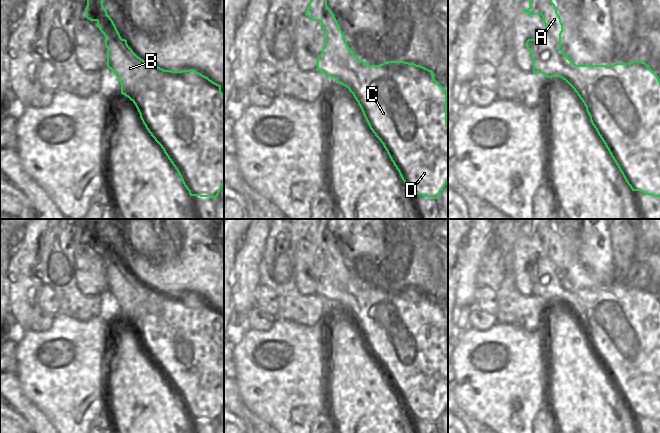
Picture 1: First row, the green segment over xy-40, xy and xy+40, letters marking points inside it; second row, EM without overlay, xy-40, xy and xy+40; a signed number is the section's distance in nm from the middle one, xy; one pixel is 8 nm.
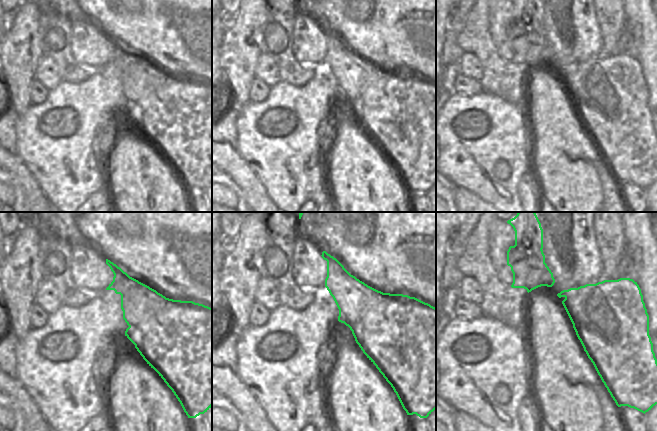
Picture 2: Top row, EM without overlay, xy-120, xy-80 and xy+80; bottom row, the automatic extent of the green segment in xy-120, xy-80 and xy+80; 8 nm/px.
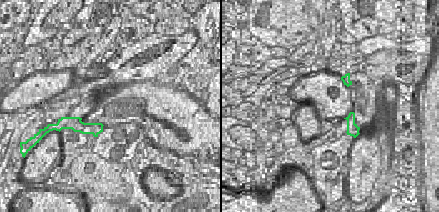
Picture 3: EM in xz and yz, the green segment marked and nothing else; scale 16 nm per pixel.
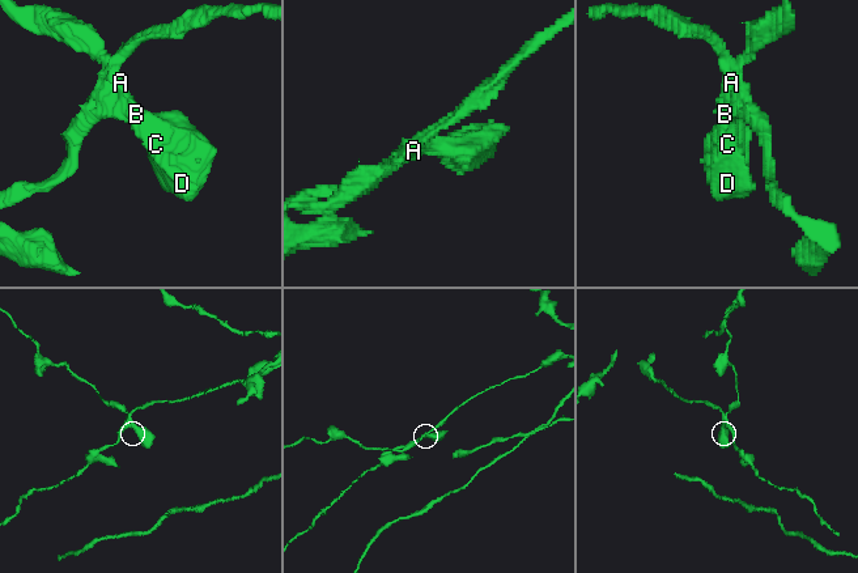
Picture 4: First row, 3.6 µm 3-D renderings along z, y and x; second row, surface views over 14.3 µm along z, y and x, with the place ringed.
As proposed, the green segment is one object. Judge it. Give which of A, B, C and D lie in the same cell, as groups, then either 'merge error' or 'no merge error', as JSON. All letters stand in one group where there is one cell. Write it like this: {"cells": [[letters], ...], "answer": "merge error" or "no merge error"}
{"cells": [["A", "B"], ["C", "D"]], "answer": "merge error"}

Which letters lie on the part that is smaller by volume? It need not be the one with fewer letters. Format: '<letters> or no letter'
A, B

